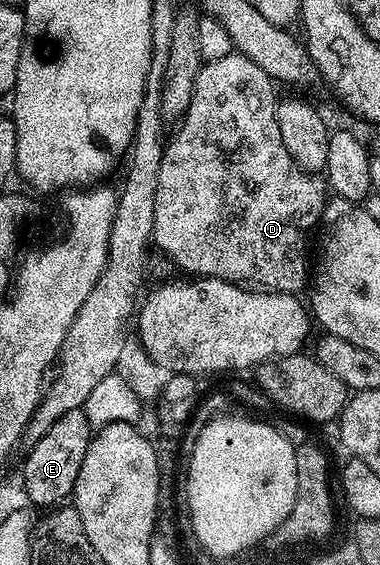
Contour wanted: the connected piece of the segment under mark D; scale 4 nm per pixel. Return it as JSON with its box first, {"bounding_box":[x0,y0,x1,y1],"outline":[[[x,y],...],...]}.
{"bounding_box":[152,53,327,291],"outline":[[[240,53],[208,60],[195,77],[191,101],[176,124],[177,132],[168,136],[159,165],[152,237],[155,247],[157,243],[158,249],[175,266],[190,271],[190,276],[227,279],[271,291],[306,290],[311,259],[309,263],[305,234],[321,223],[327,187],[320,178],[302,171],[287,153],[279,134],[276,89],[275,80]]]}

